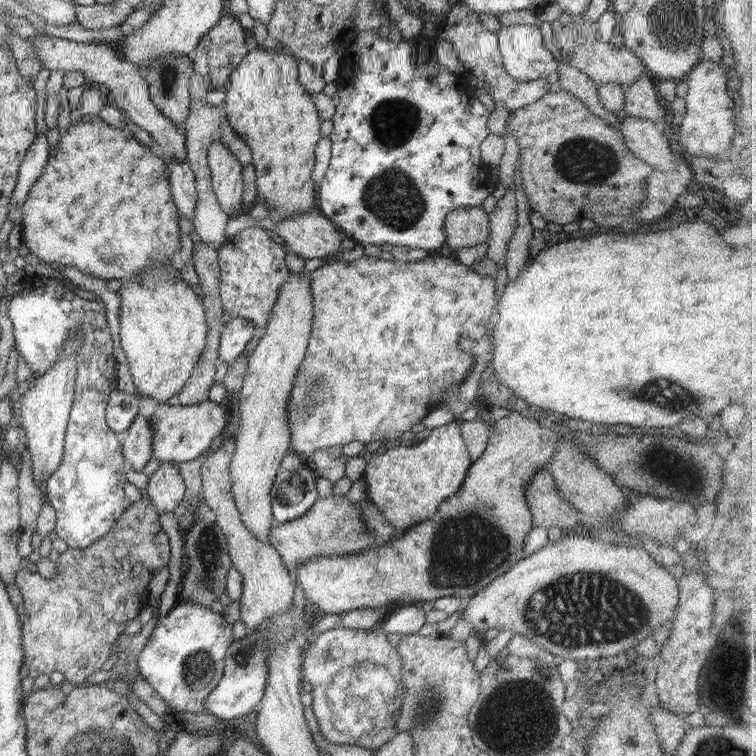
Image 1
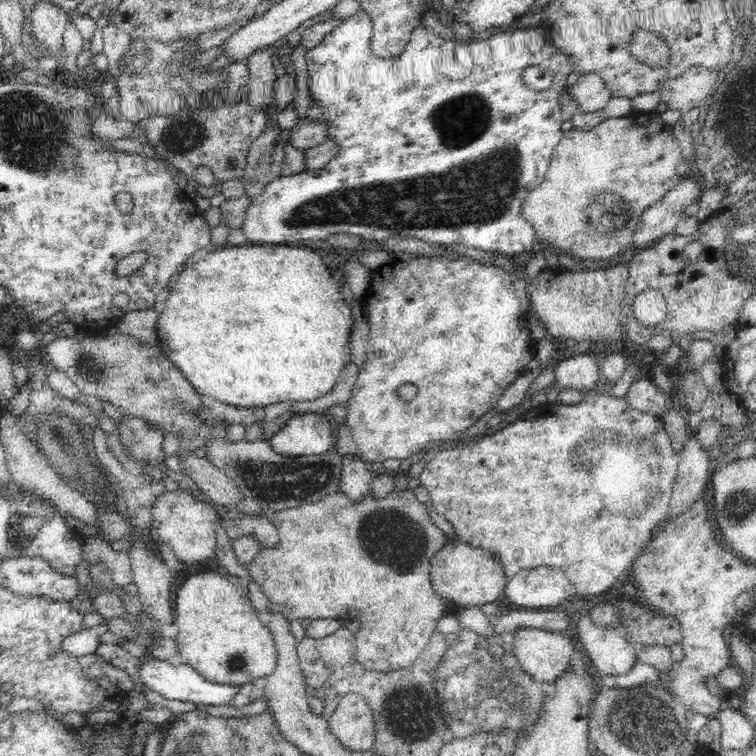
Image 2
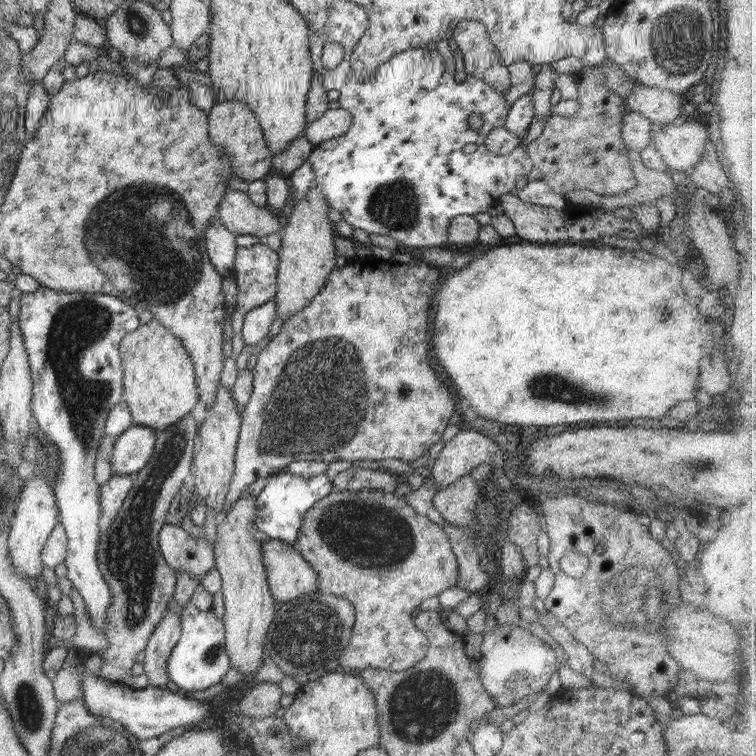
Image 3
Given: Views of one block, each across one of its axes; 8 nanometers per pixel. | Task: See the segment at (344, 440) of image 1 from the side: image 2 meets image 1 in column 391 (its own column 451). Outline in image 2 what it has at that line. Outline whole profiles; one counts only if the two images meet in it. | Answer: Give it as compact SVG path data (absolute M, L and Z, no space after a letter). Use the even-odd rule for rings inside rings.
M416 257L407 261L390 261L382 265L374 272L371 287L363 298L367 322L369 324L369 339L367 343L365 363L359 369L359 374L353 385L352 394L347 401L347 413L345 416L346 424L351 428L351 436L356 442L359 456L367 463L383 462L388 458L396 460L406 460L412 454L420 452L426 448L430 442L446 442L454 439L457 434L468 430L470 426L476 424L486 412L497 406L500 395L509 387L510 384L528 372L529 364L535 358L537 341L532 339L529 333L527 316L522 313L522 306L516 297L514 281L510 273L502 267L484 264L470 257L463 257L458 260L445 259L444 257ZM410 382L418 388L418 392L410 401L402 401L396 390Z

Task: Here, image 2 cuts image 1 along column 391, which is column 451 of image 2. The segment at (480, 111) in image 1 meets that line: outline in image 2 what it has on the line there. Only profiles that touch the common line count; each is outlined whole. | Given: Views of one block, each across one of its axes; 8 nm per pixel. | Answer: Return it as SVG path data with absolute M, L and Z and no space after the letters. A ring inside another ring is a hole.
M358 11L358 12L356 12L356 14L353 14L353 15L352 15L352 16L349 16L349 17L348 17L348 19L345 19L345 21L343 21L343 22L342 22L342 24L340 24L340 25L339 25L339 26L338 26L338 27L335 27L335 28L334 28L334 30L332 30L332 32L330 32L330 34L326 34L326 37L325 37L325 38L324 38L324 40L322 40L322 44L318 44L318 45L317 45L317 46L316 46L316 47L315 47L315 48L312 48L312 50L309 50L309 51L308 51L308 52L307 52L307 54L306 54L306 65L308 65L308 72L309 72L309 82L308 82L308 83L309 83L309 86L310 86L310 87L309 87L309 88L310 88L310 91L312 91L312 97L314 97L314 99L315 99L315 101L316 101L316 104L314 104L314 106L312 106L312 108L309 108L309 109L308 109L308 110L306 110L306 114L305 114L305 117L304 117L304 118L308 118L308 119L318 119L318 121L321 121L321 120L322 120L322 119L326 119L326 121L328 121L328 139L332 139L332 141L334 141L334 143L338 143L338 147L340 147L340 150L338 150L338 154L336 154L336 156L334 156L334 157L335 157L335 158L334 158L334 159L333 159L333 160L332 160L332 161L331 161L331 162L330 162L330 163L329 163L329 164L328 164L328 165L327 165L327 166L324 166L324 169L321 169L321 170L316 170L316 171L310 171L310 172L302 172L302 173L299 173L299 174L296 174L296 175L291 175L291 176L282 176L282 177L278 177L278 178L275 178L275 179L274 179L274 180L273 180L273 181L272 181L272 182L270 182L270 184L267 184L267 185L266 185L266 186L265 186L265 187L264 187L264 190L262 190L262 192L260 192L260 194L257 194L257 195L256 195L256 196L255 196L255 197L254 197L254 198L252 198L252 199L251 199L251 202L250 202L250 206L248 206L248 210L246 210L246 216L245 216L245 218L244 218L244 222L243 222L243 226L242 226L242 227L241 227L241 228L240 228L240 229L241 229L241 230L242 230L242 234L241 234L241 236L240 236L240 237L241 237L241 239L242 239L242 240L243 240L243 241L245 241L245 242L246 242L246 243L247 243L247 244L254 244L254 245L282 245L282 244L296 244L296 242L298 242L298 241L299 241L299 240L324 240L324 239L325 239L325 238L326 238L326 237L327 237L327 236L328 236L328 235L329 235L329 234L336 234L336 233L348 233L348 234L353 234L353 235L356 235L356 236L359 236L359 237L362 237L362 238L363 238L363 239L364 239L364 240L365 240L365 241L366 241L366 242L372 242L372 241L381 241L381 240L384 240L384 239L385 239L385 238L390 238L390 237L391 237L391 236L403 236L403 237L406 237L406 238L415 238L415 239L416 239L416 240L425 240L425 241L428 241L428 242L434 242L434 243L436 243L436 244L440 244L440 245L441 245L441 244L462 244L462 246L468 246L468 247L469 247L469 246L470 246L470 248L478 248L478 250L486 250L486 252L494 252L494 253L495 253L495 252L496 252L496 253L498 253L498 254L499 254L499 253L500 253L500 254L502 254L502 255L504 255L504 256L508 256L508 257L512 257L512 256L513 256L513 255L514 255L514 254L520 254L520 252L526 252L526 251L528 251L528 250L531 250L531 249L533 249L533 248L534 248L534 247L536 247L536 231L534 231L534 227L533 227L533 226L532 226L532 223L530 223L530 222L528 222L528 221L526 221L526 219L524 219L524 217L522 217L522 206L523 206L523 202L524 202L524 200L526 200L526 196L527 196L527 194L528 194L528 192L530 192L530 191L531 191L531 190L532 190L532 189L533 189L533 188L536 188L536 187L537 187L537 186L538 186L538 185L539 185L539 184L540 184L540 183L541 183L541 182L542 182L542 180L543 180L543 178L544 178L544 177L545 177L545 175L546 175L546 174L547 174L547 171L548 171L548 166L549 166L549 162L550 162L550 160L551 160L551 156L552 156L552 151L553 151L553 150L554 150L554 149L555 149L555 148L556 148L556 146L558 146L558 145L559 145L559 144L560 144L560 139L561 139L561 138L562 138L562 137L563 137L563 134L564 134L564 132L565 132L565 131L564 131L564 130L562 130L562 129L560 129L560 125L561 125L561 124L562 124L562 122L563 122L563 121L564 121L564 120L563 120L563 118L562 118L562 115L561 115L561 110L560 110L560 106L562 106L562 105L560 105L560 98L562 98L562 92L564 92L564 90L566 90L566 89L567 89L567 88L568 88L568 86L567 86L567 82L566 82L566 80L568 80L568 76L570 76L570 74L572 74L572 73L574 73L574 72L575 72L575 68L573 68L573 65L572 65L572 62L571 62L571 61L570 61L570 60L569 60L569 59L568 59L568 58L567 58L567 57L566 57L566 56L565 56L565 55L564 55L564 54L563 54L563 53L562 53L562 52L559 52L559 51L558 51L558 48L556 48L556 46L554 46L554 45L548 45L548 44L546 44L546 42L545 42L545 41L549 41L549 42L550 42L550 40L546 40L546 38L544 38L544 25L540 25L540 24L539 24L539 25L538 25L538 26L536 26L536 27L535 27L535 28L533 28L533 29L522 29L522 30L516 30L516 31L515 31L515 32L512 32L512 33L500 33L500 32L498 32L498 34L493 34L493 35L491 35L491 36L490 36L490 37L489 37L489 38L488 38L488 39L487 39L487 40L479 40L479 41L477 41L477 42L471 42L471 41L464 41L464 42L462 42L462 43L459 43L459 42L458 42L458 41L453 41L453 40L452 40L452 39L449 39L449 38L445 38L445 37L440 37L440 36L439 36L439 35L438 35L438 34L435 34L435 33L434 33L434 32L433 32L433 31L432 31L432 30L430 30L430 29L428 29L428 28L423 28L423 27L419 27L419 28L416 28L416 29L415 29L415 31L413 31L413 32L412 32L412 33L411 33L411 40L408 40L408 45L407 45L407 48L404 48L404 53L401 53L401 54L400 54L400 55L399 55L399 56L396 56L396 59L380 59L380 58L378 58L378 57L375 57L375 56L374 56L374 55L373 55L373 53L372 53L372 52L371 52L371 39L372 39L372 34L373 34L373 23L372 23L372 20L371 20L371 18L370 18L370 14L368 14L368 12L364 12L364 11ZM527 68L550 68L550 70L551 70L551 72L552 72L552 73L553 73L553 81L552 81L552 86L550 86L550 88L548 88L548 89L547 89L547 90L544 90L544 91L534 91L534 90L531 90L531 89L528 89L528 88L527 88L527 87L526 87L526 86L525 86L525 85L524 85L524 82L523 82L523 80L522 80L522 79L521 79L521 73L522 73L522 72L523 72L523 71L524 71L524 70L525 70L525 69L527 69Z

